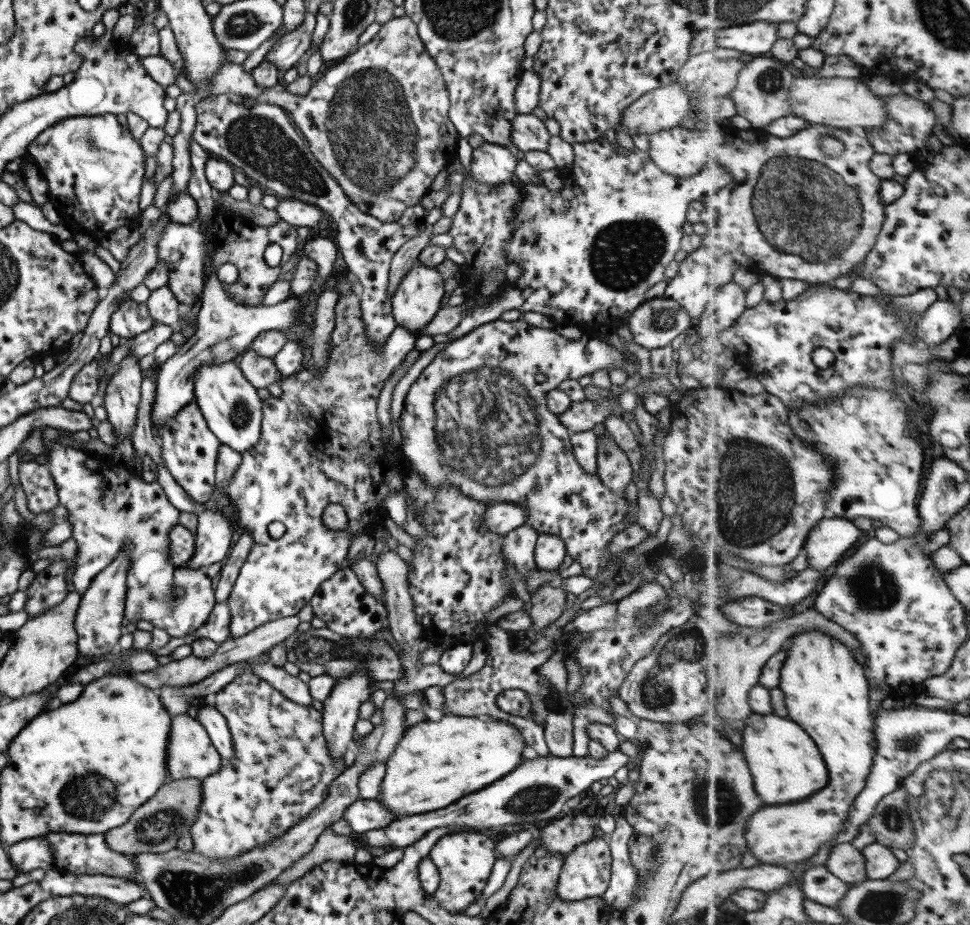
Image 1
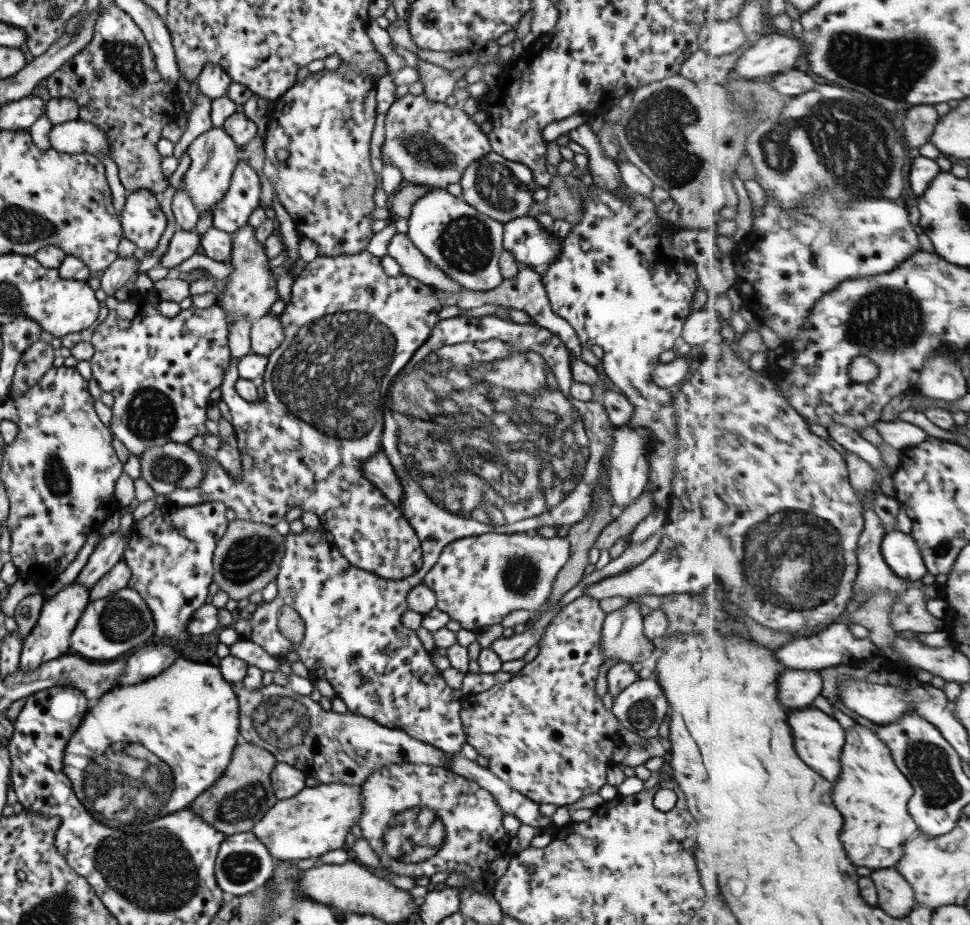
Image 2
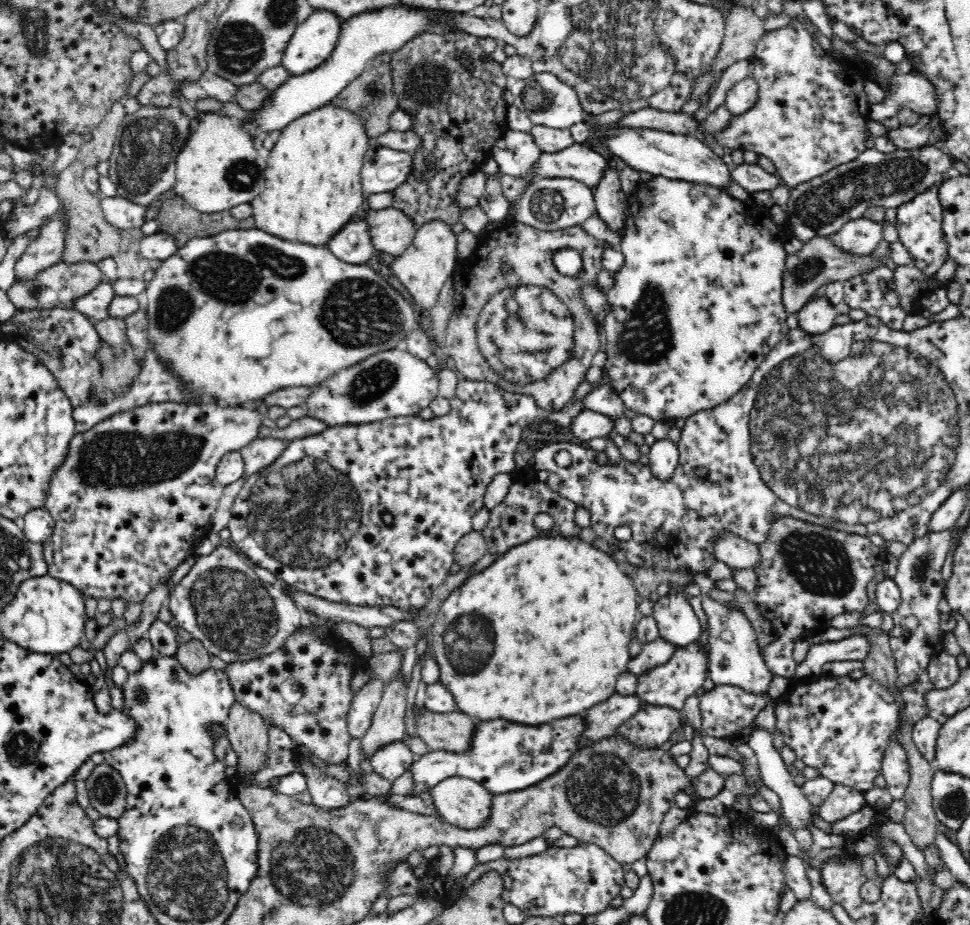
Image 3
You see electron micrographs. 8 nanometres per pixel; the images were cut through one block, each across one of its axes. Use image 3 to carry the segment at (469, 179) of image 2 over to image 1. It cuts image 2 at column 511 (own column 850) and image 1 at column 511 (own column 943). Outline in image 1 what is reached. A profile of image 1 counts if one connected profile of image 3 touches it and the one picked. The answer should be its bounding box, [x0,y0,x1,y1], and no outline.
[469,141,517,187]

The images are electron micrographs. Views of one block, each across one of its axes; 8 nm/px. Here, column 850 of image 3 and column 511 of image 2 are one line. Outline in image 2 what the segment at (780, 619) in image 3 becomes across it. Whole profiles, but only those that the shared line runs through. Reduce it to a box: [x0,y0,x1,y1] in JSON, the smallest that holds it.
[422,534,570,630]

